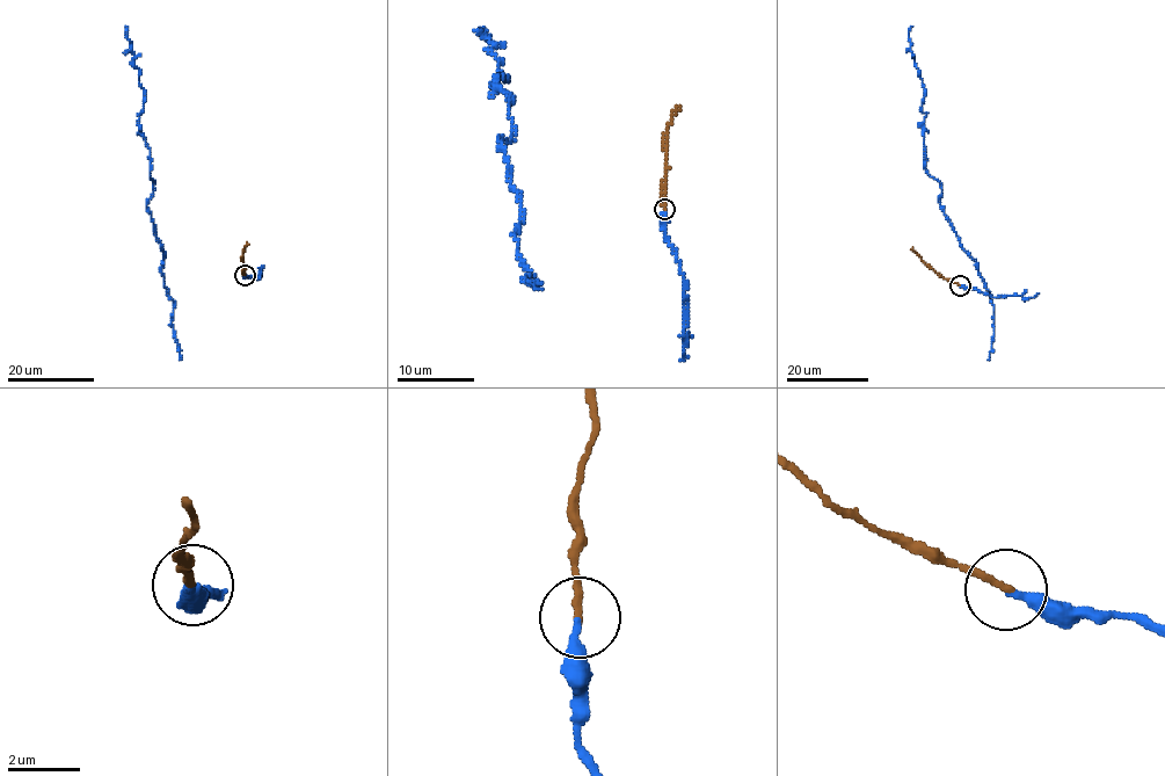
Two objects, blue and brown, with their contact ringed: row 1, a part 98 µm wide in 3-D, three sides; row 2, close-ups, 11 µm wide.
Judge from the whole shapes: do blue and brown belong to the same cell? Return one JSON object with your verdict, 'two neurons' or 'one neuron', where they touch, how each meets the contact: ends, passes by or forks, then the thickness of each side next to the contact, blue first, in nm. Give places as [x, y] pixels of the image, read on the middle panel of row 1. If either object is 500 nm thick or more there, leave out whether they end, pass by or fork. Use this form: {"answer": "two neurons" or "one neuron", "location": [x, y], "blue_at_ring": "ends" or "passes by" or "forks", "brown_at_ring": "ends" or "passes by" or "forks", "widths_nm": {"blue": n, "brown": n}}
{"answer": "two neurons", "location": [664, 209], "blue_at_ring": "ends", "brown_at_ring": "ends", "widths_nm": {"blue": 240, "brown": 220}}

